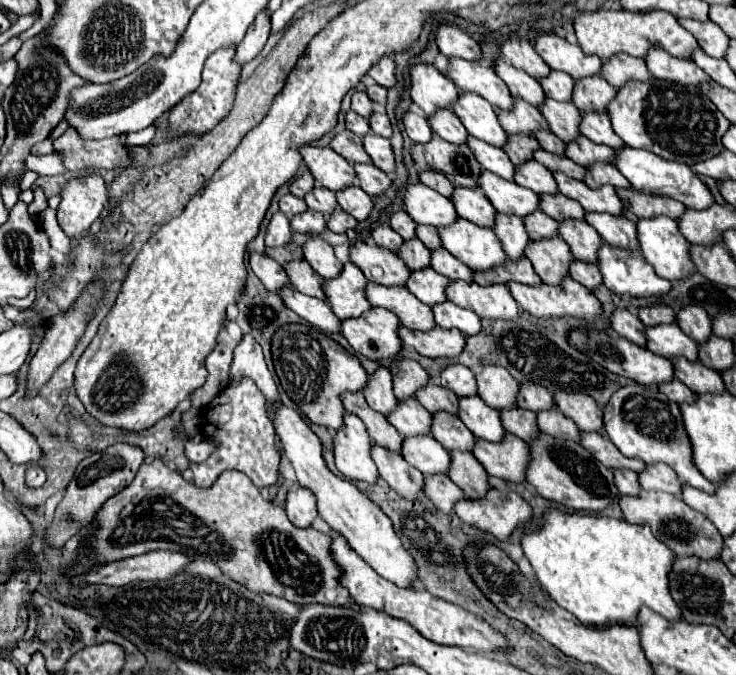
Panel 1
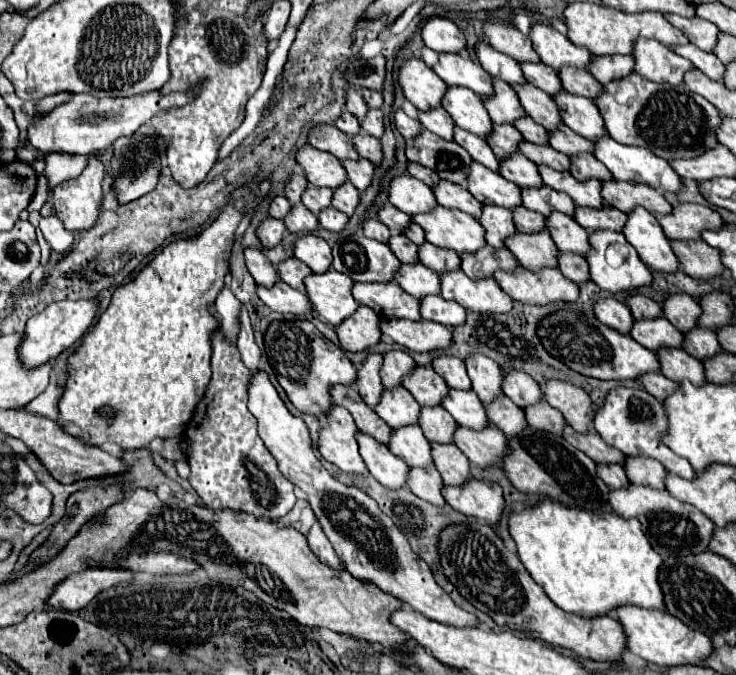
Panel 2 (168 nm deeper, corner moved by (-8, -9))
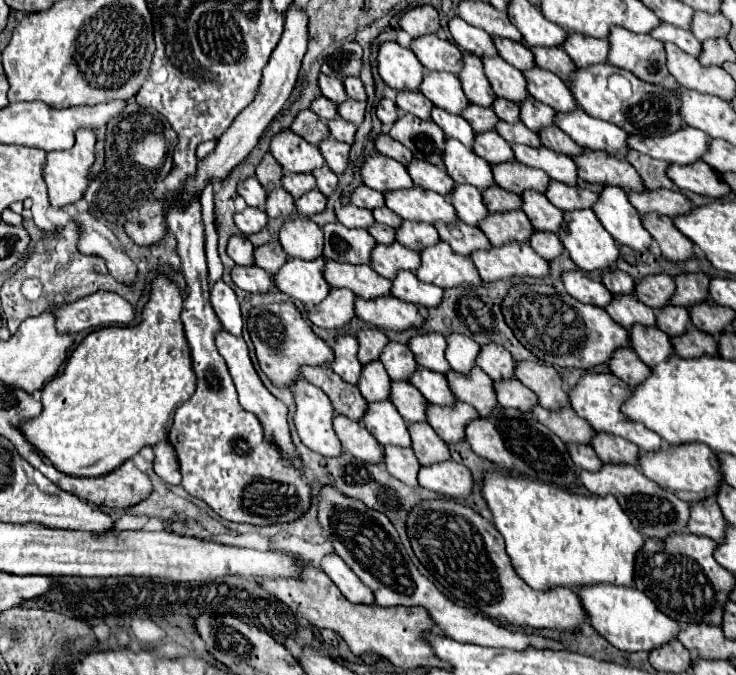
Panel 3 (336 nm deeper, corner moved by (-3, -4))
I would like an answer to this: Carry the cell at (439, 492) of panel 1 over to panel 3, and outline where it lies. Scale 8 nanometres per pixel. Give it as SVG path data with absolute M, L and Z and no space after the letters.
M384 446L384 468L394 478L402 480L408 486L418 486L416 472L420 468L416 456L412 456L410 448L400 446Z

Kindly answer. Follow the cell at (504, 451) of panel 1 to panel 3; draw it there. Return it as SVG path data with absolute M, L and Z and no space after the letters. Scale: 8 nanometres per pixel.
M454 402L452 406L426 404L426 422L444 442L462 442L464 424L472 420L472 416L478 416L478 412L464 402Z

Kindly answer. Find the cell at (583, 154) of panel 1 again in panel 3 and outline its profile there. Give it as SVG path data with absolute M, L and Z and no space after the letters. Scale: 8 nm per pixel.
M528 96L524 102L518 104L520 106L520 120L534 132L538 132L542 126L550 126L554 124L554 110L542 102L538 102L536 98Z

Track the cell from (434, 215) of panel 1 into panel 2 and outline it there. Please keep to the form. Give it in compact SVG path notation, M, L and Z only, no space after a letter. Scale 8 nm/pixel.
M399 175L391 181L389 201L409 217L431 213L437 207L437 199L431 187L427 187L411 175Z

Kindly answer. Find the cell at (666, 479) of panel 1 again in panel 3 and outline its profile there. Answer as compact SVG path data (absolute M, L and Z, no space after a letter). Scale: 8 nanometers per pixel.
M596 432L594 438L590 440L590 446L594 448L594 452L598 454L598 458L602 462L638 464L640 450L636 448L636 444L632 444L632 442L624 440L624 438L616 438L614 434Z

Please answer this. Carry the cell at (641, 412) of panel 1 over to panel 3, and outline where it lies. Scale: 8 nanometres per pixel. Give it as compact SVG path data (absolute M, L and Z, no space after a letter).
M588 372L584 374L574 388L568 390L568 400L570 406L574 408L574 412L584 418L594 430L598 432L608 432L620 438L626 438L630 442L634 442L640 452L650 452L650 450L660 450L662 448L662 440L660 436L656 436L656 432L644 428L644 424L636 424L632 420L628 420L622 412L620 412L620 404L624 404L624 400L628 398L630 386L624 384L620 378L612 376L612 374L596 374L596 372Z

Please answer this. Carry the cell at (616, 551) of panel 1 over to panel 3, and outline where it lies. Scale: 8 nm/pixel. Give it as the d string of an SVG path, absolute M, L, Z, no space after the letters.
M488 470L482 480L482 498L492 512L496 530L506 540L516 574L530 588L568 586L578 590L602 582L634 586L634 558L644 536L632 526L614 496L584 496L540 480Z

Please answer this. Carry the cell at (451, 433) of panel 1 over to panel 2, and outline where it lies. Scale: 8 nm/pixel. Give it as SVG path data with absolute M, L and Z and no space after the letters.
M423 407L421 417L419 417L419 427L423 429L423 435L431 443L449 445L449 443L453 443L457 421L453 421L453 417L449 417L449 413L443 407L441 409Z

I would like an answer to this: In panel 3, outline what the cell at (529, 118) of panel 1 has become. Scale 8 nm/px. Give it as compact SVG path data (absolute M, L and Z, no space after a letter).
M464 52L462 70L458 78L462 82L462 90L466 98L478 106L492 106L492 100L496 98L496 94L492 92L492 86L488 84L488 78L484 76L482 70L484 68L482 68L480 58L470 52Z

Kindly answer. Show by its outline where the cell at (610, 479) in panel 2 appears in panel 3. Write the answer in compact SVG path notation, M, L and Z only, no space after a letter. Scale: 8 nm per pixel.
M566 444L568 454L572 456L572 462L584 470L596 470L600 468L600 458L592 452L592 448L588 444Z

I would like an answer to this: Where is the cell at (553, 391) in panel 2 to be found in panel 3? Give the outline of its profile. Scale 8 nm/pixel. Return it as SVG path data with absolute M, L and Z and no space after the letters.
M516 362L514 376L526 388L538 396L538 404L544 408L568 406L568 394L564 392L558 372L538 362Z

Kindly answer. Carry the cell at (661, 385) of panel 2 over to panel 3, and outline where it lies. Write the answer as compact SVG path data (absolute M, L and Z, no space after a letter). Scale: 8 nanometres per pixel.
M618 348L610 356L608 366L610 366L610 372L618 376L622 382L626 382L628 386L640 384L650 374L650 368L636 356L632 348Z

